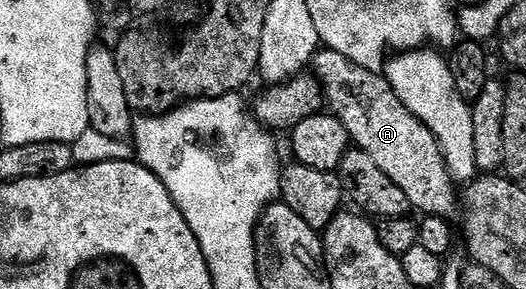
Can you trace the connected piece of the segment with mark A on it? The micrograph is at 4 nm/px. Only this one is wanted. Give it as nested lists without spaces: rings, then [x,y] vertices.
[[[329,50],[319,51],[312,64],[318,67],[316,79],[322,85],[325,103],[344,126],[353,147],[368,153],[376,166],[404,190],[415,213],[452,217],[456,184],[444,166],[438,139],[409,112],[400,98],[396,98],[385,75],[364,70],[344,58],[344,54]]]

